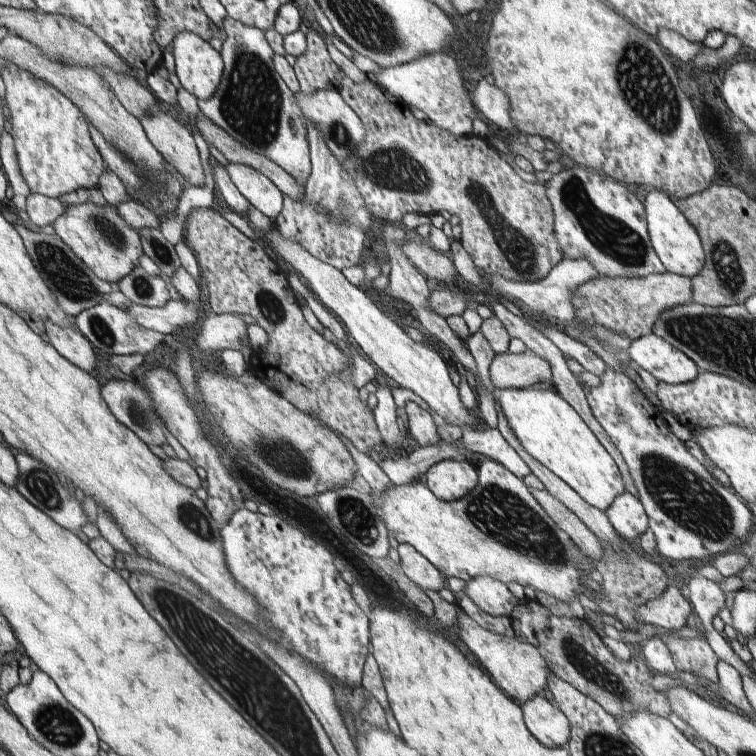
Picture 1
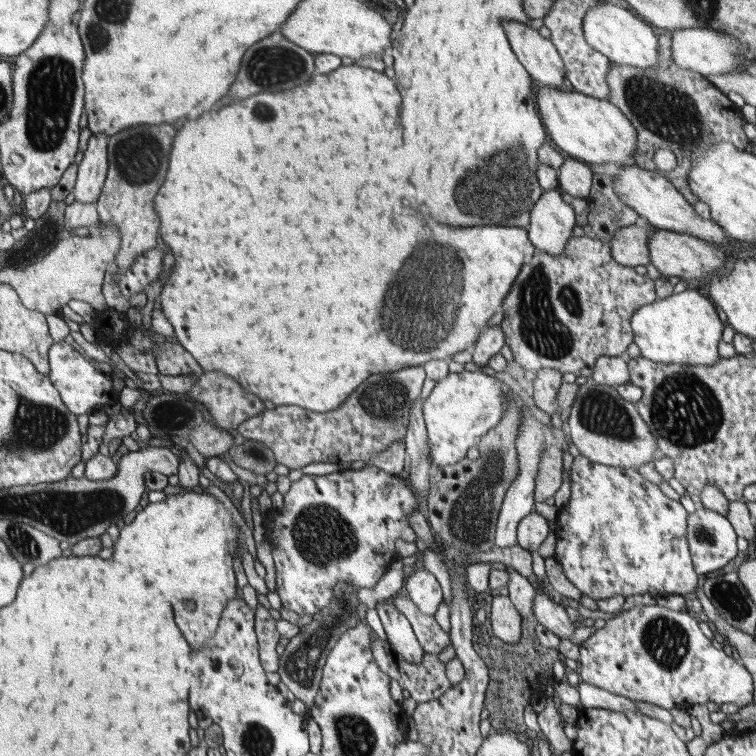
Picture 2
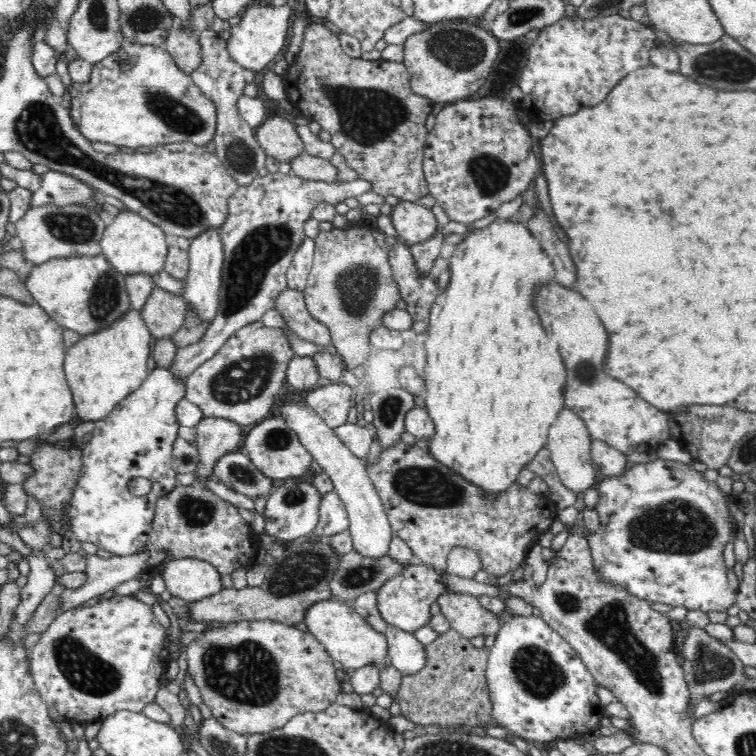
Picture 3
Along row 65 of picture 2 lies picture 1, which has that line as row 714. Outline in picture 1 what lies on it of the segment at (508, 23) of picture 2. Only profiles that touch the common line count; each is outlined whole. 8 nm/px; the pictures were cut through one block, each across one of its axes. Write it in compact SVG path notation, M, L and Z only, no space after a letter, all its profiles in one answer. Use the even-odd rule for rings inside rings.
M542 695L521 703L524 722L532 735L543 746L566 747L569 737L569 723L566 716Z

